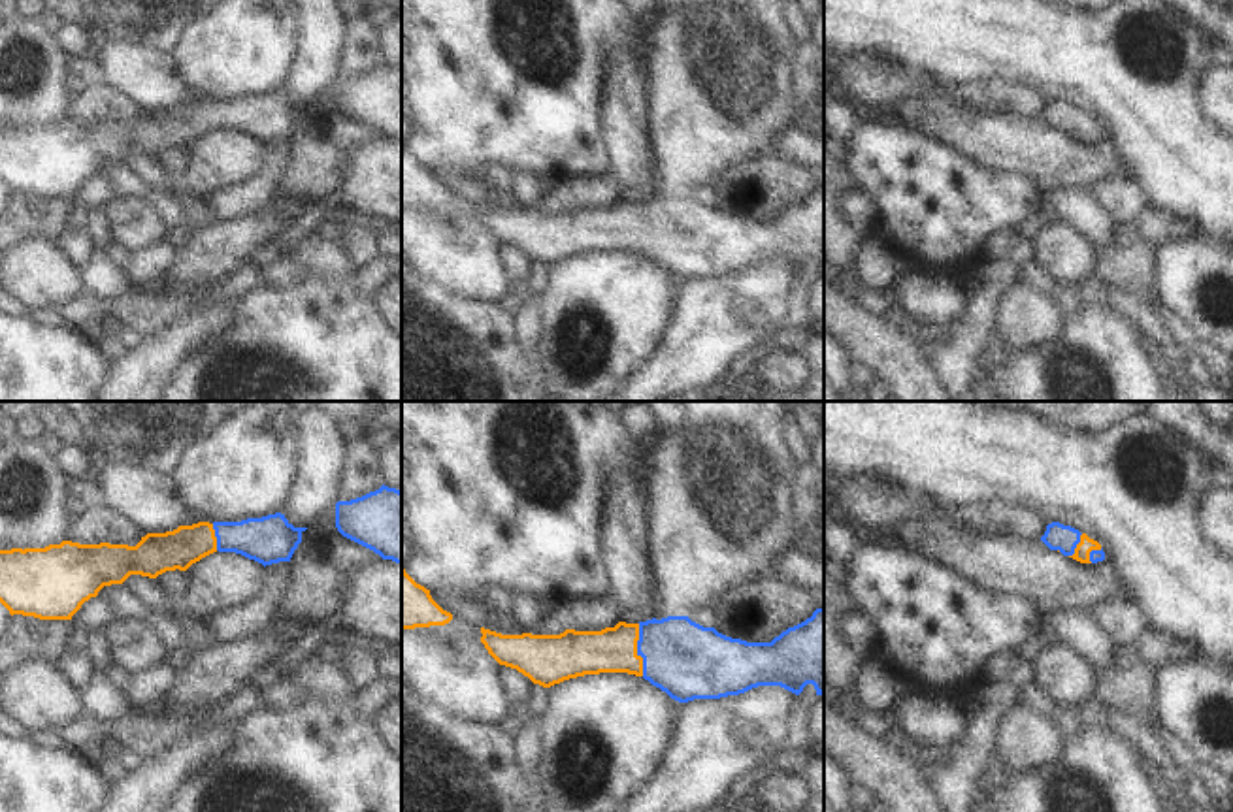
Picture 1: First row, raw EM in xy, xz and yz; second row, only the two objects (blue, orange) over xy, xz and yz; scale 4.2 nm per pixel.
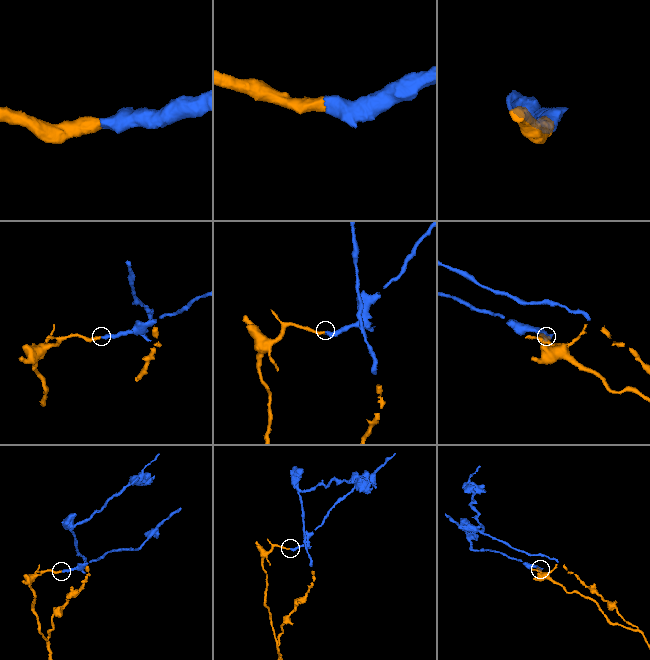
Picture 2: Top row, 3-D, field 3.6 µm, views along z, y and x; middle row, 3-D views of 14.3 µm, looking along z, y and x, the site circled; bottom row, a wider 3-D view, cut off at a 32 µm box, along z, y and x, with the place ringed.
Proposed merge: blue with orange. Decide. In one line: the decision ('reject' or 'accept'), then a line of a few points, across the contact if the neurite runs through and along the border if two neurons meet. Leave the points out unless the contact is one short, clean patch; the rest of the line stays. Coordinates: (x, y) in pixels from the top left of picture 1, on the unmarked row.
accept; line xz (685, 238), (662, 228), (638, 228), (613, 227)

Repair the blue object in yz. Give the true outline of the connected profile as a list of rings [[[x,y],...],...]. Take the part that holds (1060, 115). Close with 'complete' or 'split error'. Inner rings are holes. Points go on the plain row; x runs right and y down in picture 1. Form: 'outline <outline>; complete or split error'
outline [[[1060,100],[1048,102],[1041,119],[1050,128],[1058,128],[1080,141],[1097,141],[1105,138],[1105,130],[1097,119]]]; split error

